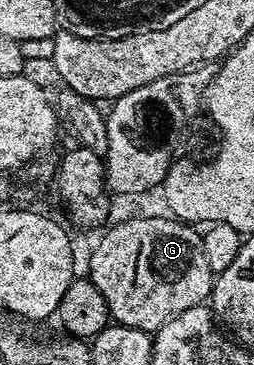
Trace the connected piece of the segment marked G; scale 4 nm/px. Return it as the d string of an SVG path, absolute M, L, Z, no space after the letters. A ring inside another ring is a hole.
M171 216L163 217L128 218L117 226L109 225L88 258L87 277L106 299L113 323L155 332L178 312L211 299L214 273L206 262L201 231Z

